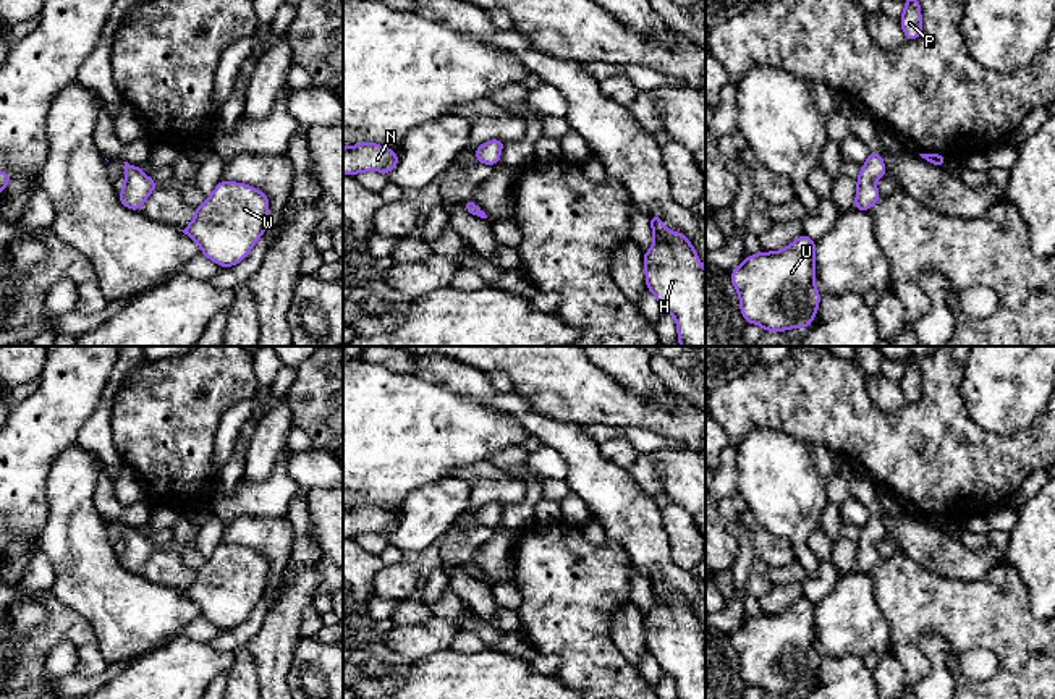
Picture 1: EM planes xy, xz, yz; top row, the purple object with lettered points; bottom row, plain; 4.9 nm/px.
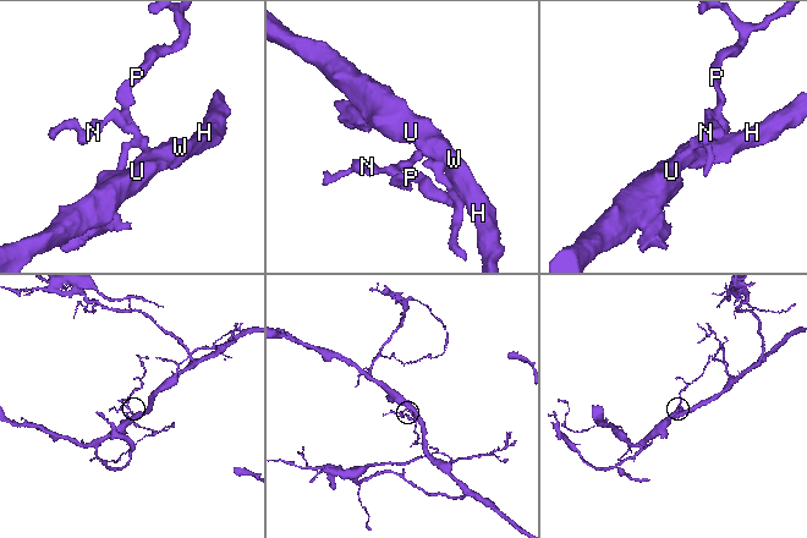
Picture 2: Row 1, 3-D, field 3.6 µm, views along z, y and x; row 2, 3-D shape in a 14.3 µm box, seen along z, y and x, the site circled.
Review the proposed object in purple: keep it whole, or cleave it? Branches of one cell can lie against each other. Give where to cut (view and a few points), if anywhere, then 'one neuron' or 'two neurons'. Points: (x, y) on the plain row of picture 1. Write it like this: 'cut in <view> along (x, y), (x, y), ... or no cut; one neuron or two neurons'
no cut; one neuron

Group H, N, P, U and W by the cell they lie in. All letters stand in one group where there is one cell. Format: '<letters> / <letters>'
H N P U W

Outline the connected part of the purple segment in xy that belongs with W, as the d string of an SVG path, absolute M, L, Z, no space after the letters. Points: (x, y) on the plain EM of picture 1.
M218 544L215 553L196 570L193 584L180 592L193 600L201 615L222 629L239 626L267 591L269 560L244 545Z

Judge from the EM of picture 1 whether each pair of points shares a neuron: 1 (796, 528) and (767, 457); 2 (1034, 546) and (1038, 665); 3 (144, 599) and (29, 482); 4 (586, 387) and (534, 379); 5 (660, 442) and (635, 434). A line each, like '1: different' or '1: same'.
1: same
2: different
3: different
4: same
5: same

